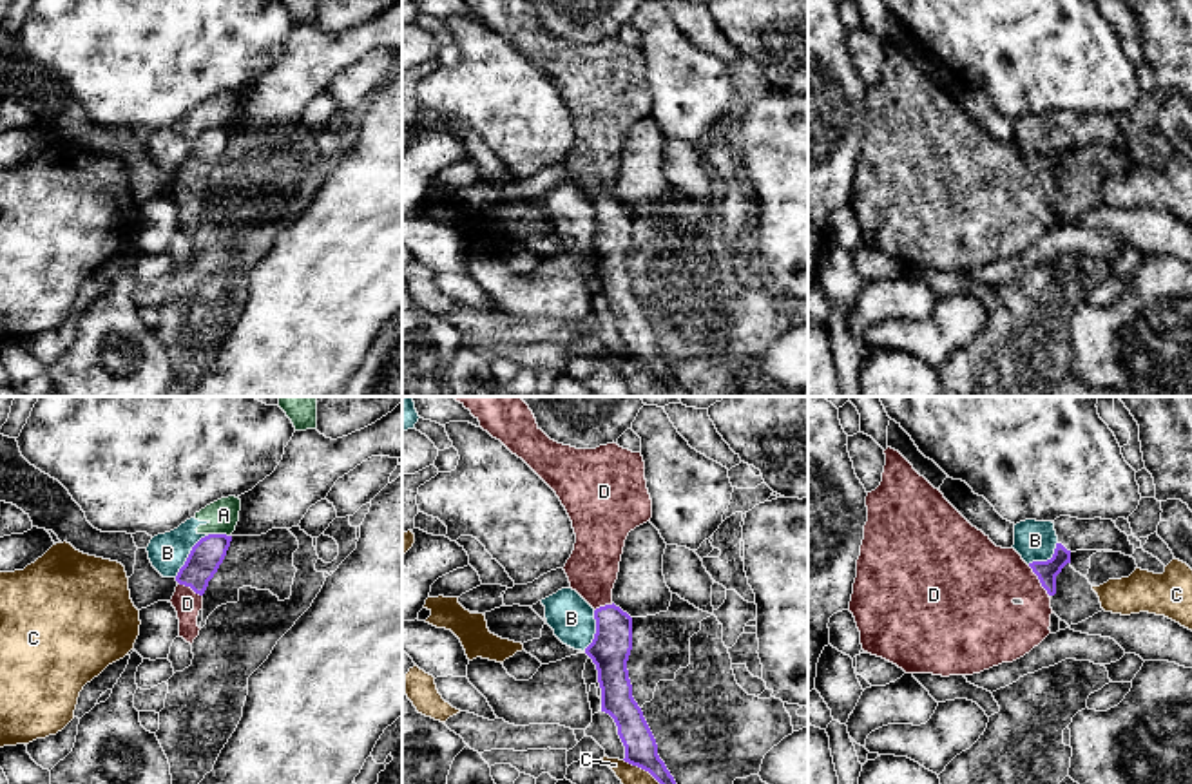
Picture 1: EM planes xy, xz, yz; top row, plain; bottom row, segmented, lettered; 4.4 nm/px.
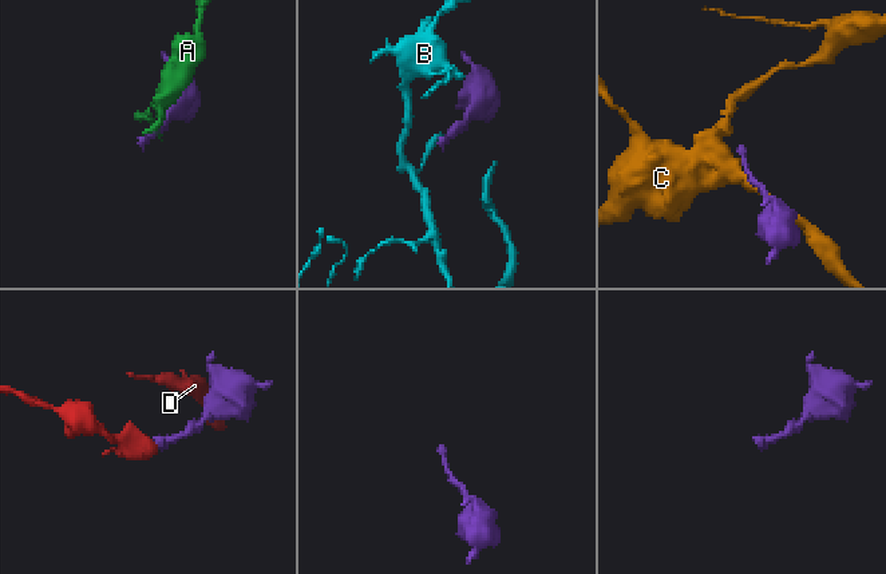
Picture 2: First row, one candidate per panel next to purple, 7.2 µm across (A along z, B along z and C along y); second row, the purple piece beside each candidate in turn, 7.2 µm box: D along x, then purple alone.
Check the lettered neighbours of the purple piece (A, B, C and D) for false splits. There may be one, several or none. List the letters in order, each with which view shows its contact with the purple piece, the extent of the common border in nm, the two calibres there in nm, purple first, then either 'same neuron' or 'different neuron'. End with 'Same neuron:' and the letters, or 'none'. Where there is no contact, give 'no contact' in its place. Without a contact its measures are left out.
A: xy | 100 nm | 150/140 nm | different neuron
B: xy | 240 nm | 150/170 nm | different neuron
C: xz | 200 nm | 140/90 nm | different neuron
D: yz | 170 nm | 90/320 nm | same neuron
Same neuron: D

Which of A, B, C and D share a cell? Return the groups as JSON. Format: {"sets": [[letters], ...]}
{"sets": [["A", "B"], ["C"], ["D"]]}

